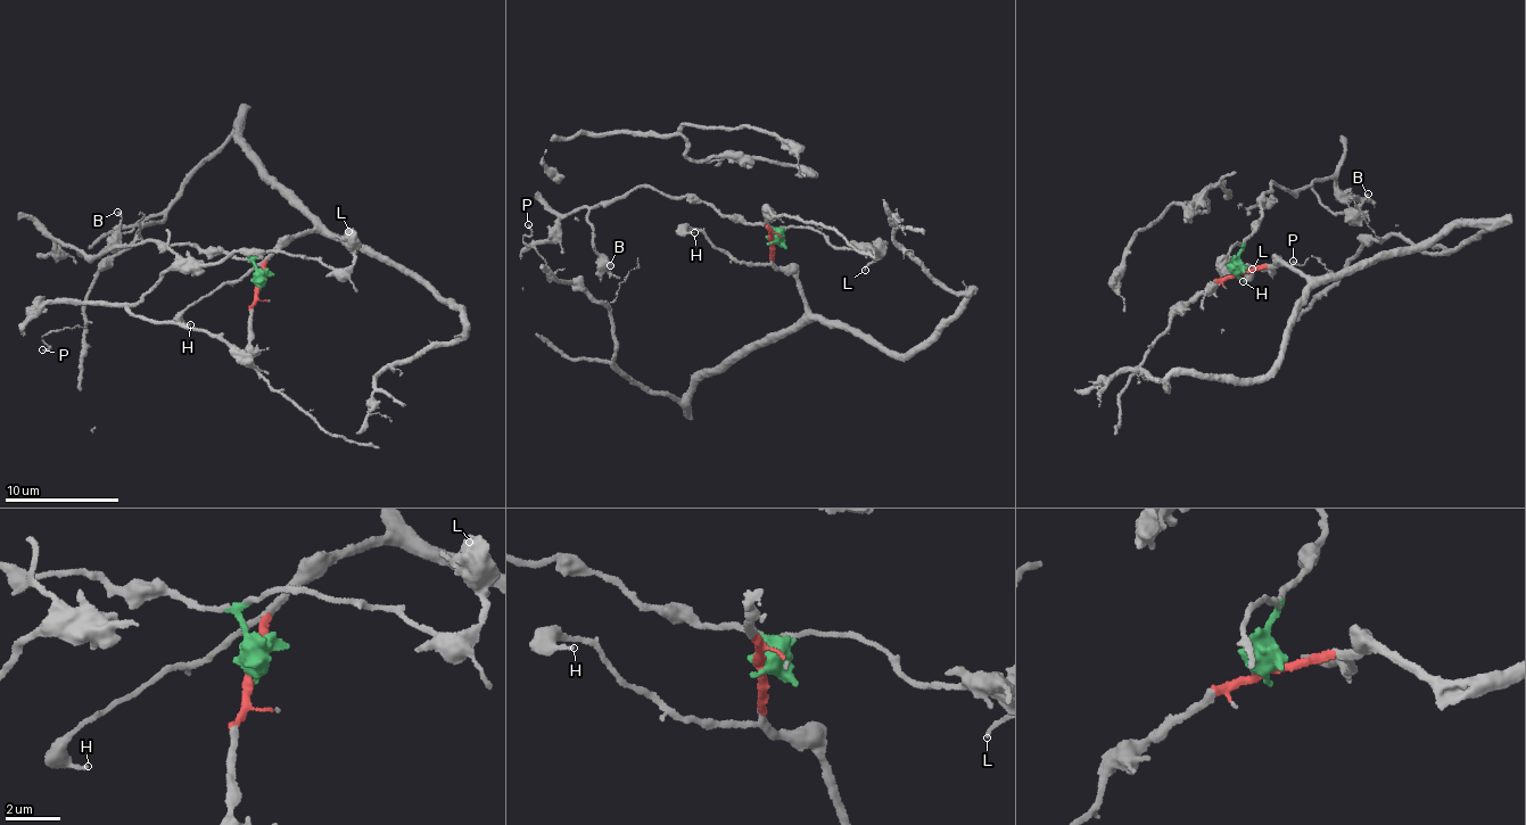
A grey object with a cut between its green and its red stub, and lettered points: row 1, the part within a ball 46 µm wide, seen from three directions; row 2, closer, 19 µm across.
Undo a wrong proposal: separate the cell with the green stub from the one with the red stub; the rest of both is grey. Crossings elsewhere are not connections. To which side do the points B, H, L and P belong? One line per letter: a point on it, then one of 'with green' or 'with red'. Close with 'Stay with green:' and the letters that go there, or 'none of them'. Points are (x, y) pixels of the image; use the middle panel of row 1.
B: at (610, 265); with green
H: at (694, 232); with red
L: at (865, 270); with green
P: at (528, 224); with red
Stay with green: B, L

